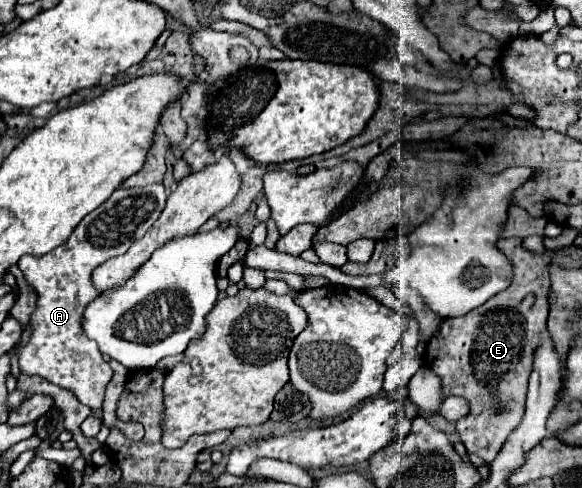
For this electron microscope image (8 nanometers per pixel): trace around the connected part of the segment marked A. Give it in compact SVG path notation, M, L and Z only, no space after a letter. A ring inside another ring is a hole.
M148 184L142 188L118 188L110 198L90 212L70 234L64 246L46 252L44 256L30 256L20 262L26 282L36 290L38 302L30 316L32 334L28 344L20 350L20 370L38 374L48 382L70 390L82 404L92 410L102 408L104 388L112 378L112 368L104 362L96 342L84 336L82 314L86 306L98 296L92 286L92 270L102 262L124 254L134 240L140 240L158 220L166 206L162 184Z

